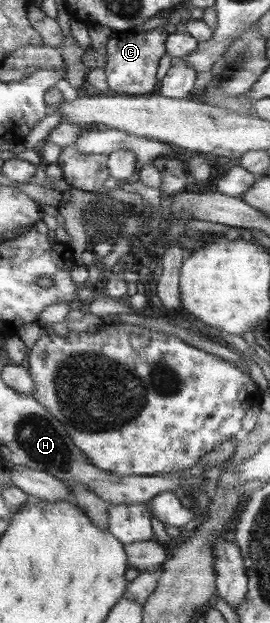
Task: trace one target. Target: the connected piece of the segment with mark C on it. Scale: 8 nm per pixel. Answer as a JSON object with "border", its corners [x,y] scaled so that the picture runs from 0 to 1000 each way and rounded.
{"border":[[[607,43],[578,45],[533,53],[522,50],[422,50],[407,58],[396,75],[396,98],[389,117],[404,143],[433,151],[467,154],[544,154],[578,146],[593,136],[578,127],[593,95],[622,85],[619,66],[626,56]]]}

